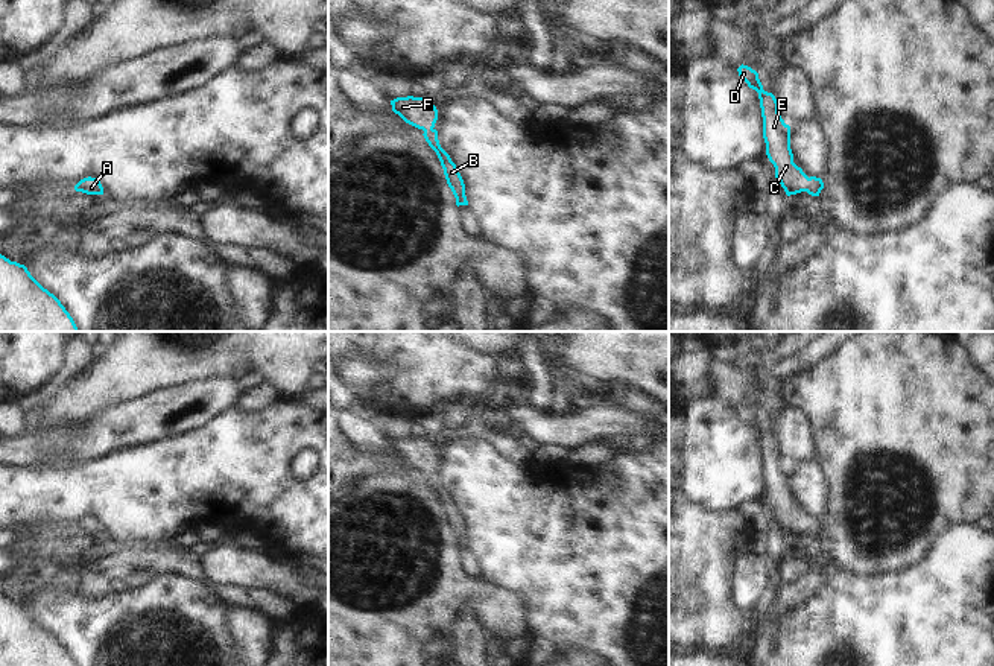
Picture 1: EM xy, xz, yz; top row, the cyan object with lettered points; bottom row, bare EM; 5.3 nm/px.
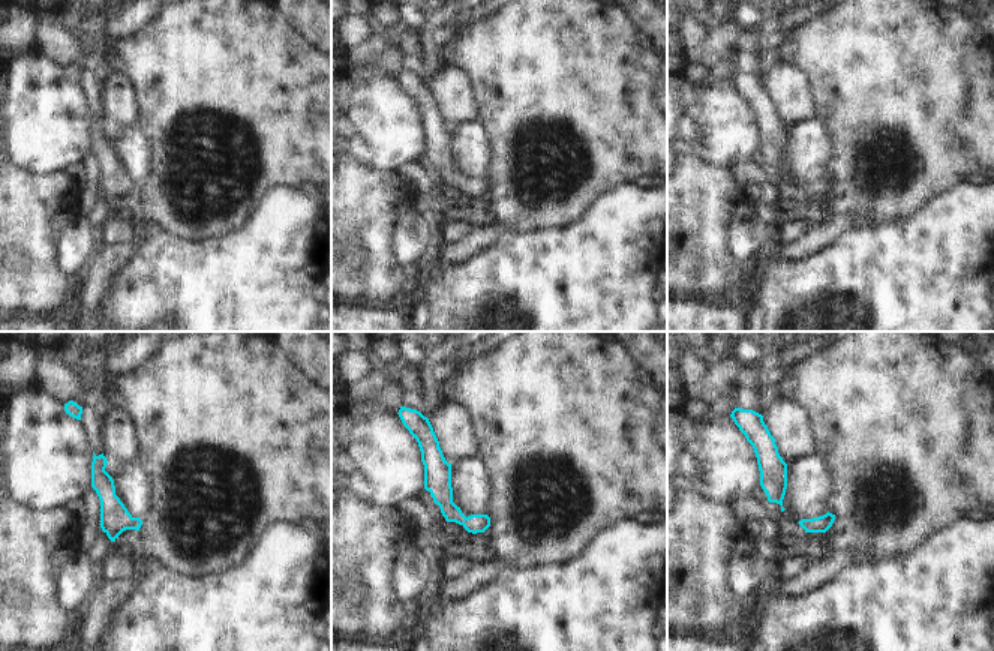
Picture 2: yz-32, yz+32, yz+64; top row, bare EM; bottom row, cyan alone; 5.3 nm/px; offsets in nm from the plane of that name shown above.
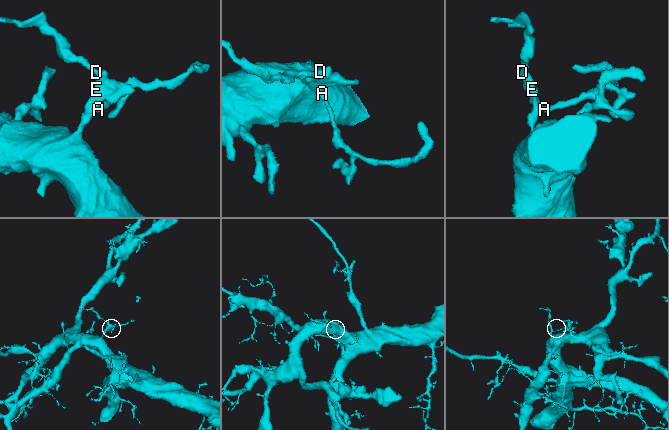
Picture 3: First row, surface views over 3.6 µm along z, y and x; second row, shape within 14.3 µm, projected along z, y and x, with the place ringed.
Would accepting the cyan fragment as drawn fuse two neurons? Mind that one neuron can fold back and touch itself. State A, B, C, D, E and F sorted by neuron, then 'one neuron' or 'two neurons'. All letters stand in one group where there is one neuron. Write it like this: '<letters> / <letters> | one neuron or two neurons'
A B C D E F | one neuron

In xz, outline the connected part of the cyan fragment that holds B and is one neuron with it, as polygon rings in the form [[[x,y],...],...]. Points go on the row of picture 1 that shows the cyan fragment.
[[[407,96],[391,100],[391,105],[392,111],[406,123],[424,131],[423,135],[426,141],[436,152],[441,161],[447,184],[456,198],[456,205],[468,205],[464,179],[450,155],[439,144],[438,131],[435,129],[438,109],[433,102],[430,102],[427,97]]]

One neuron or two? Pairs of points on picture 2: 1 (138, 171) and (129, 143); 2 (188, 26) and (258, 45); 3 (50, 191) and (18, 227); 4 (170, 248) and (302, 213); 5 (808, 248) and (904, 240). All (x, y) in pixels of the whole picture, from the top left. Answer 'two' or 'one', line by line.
1: one
2: one
3: one
4: one
5: two

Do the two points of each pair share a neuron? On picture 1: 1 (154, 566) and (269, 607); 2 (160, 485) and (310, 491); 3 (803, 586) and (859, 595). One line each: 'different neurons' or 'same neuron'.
1: same neuron
2: same neuron
3: different neurons

